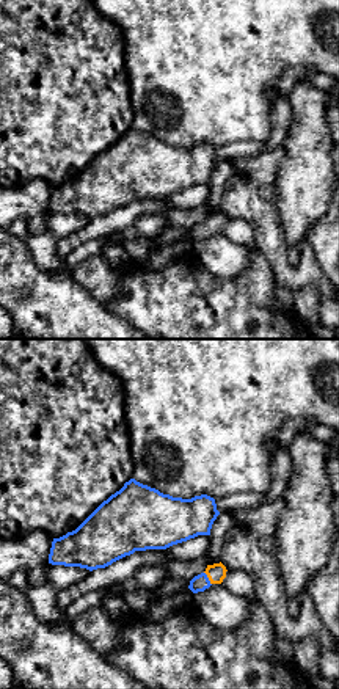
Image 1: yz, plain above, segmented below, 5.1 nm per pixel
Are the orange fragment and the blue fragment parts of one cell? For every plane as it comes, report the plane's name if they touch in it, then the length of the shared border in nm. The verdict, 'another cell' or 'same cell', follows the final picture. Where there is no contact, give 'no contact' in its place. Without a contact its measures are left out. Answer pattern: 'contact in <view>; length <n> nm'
contact in yz; length 80 nm

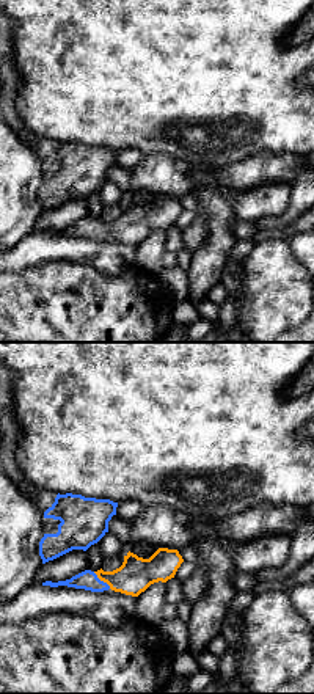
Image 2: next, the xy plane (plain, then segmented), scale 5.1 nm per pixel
contact in xy; length 130 nm

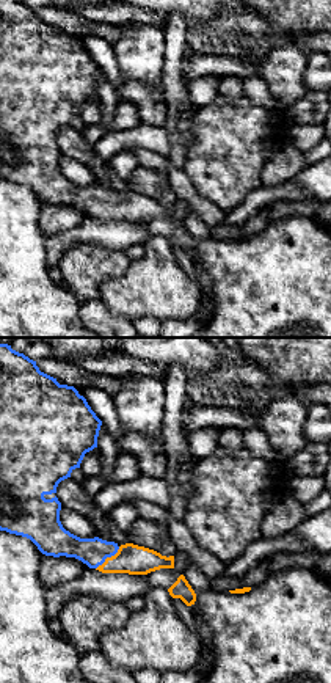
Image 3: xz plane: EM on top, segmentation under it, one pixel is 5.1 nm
contact in xz; length 170 nm

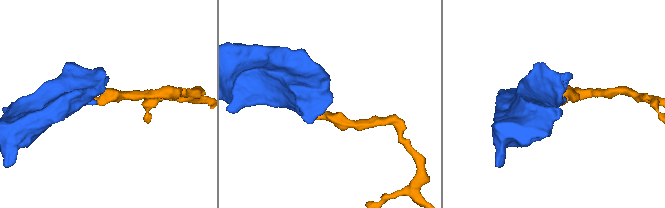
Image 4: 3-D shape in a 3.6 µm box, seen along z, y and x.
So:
same cell

